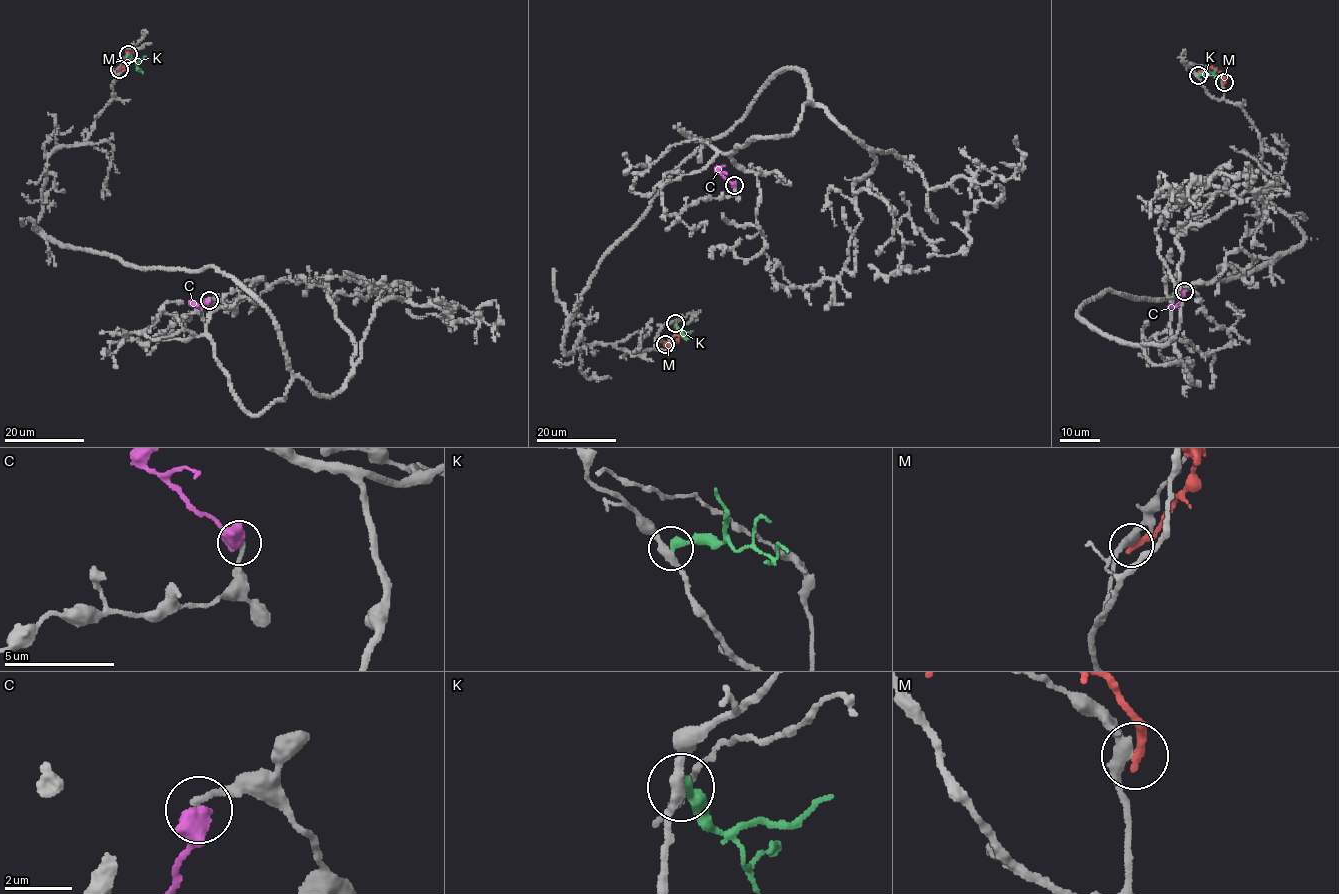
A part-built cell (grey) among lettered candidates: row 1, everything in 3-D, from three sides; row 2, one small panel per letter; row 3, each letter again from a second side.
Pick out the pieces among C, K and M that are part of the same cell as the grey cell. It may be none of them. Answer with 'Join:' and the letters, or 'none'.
Join: none

